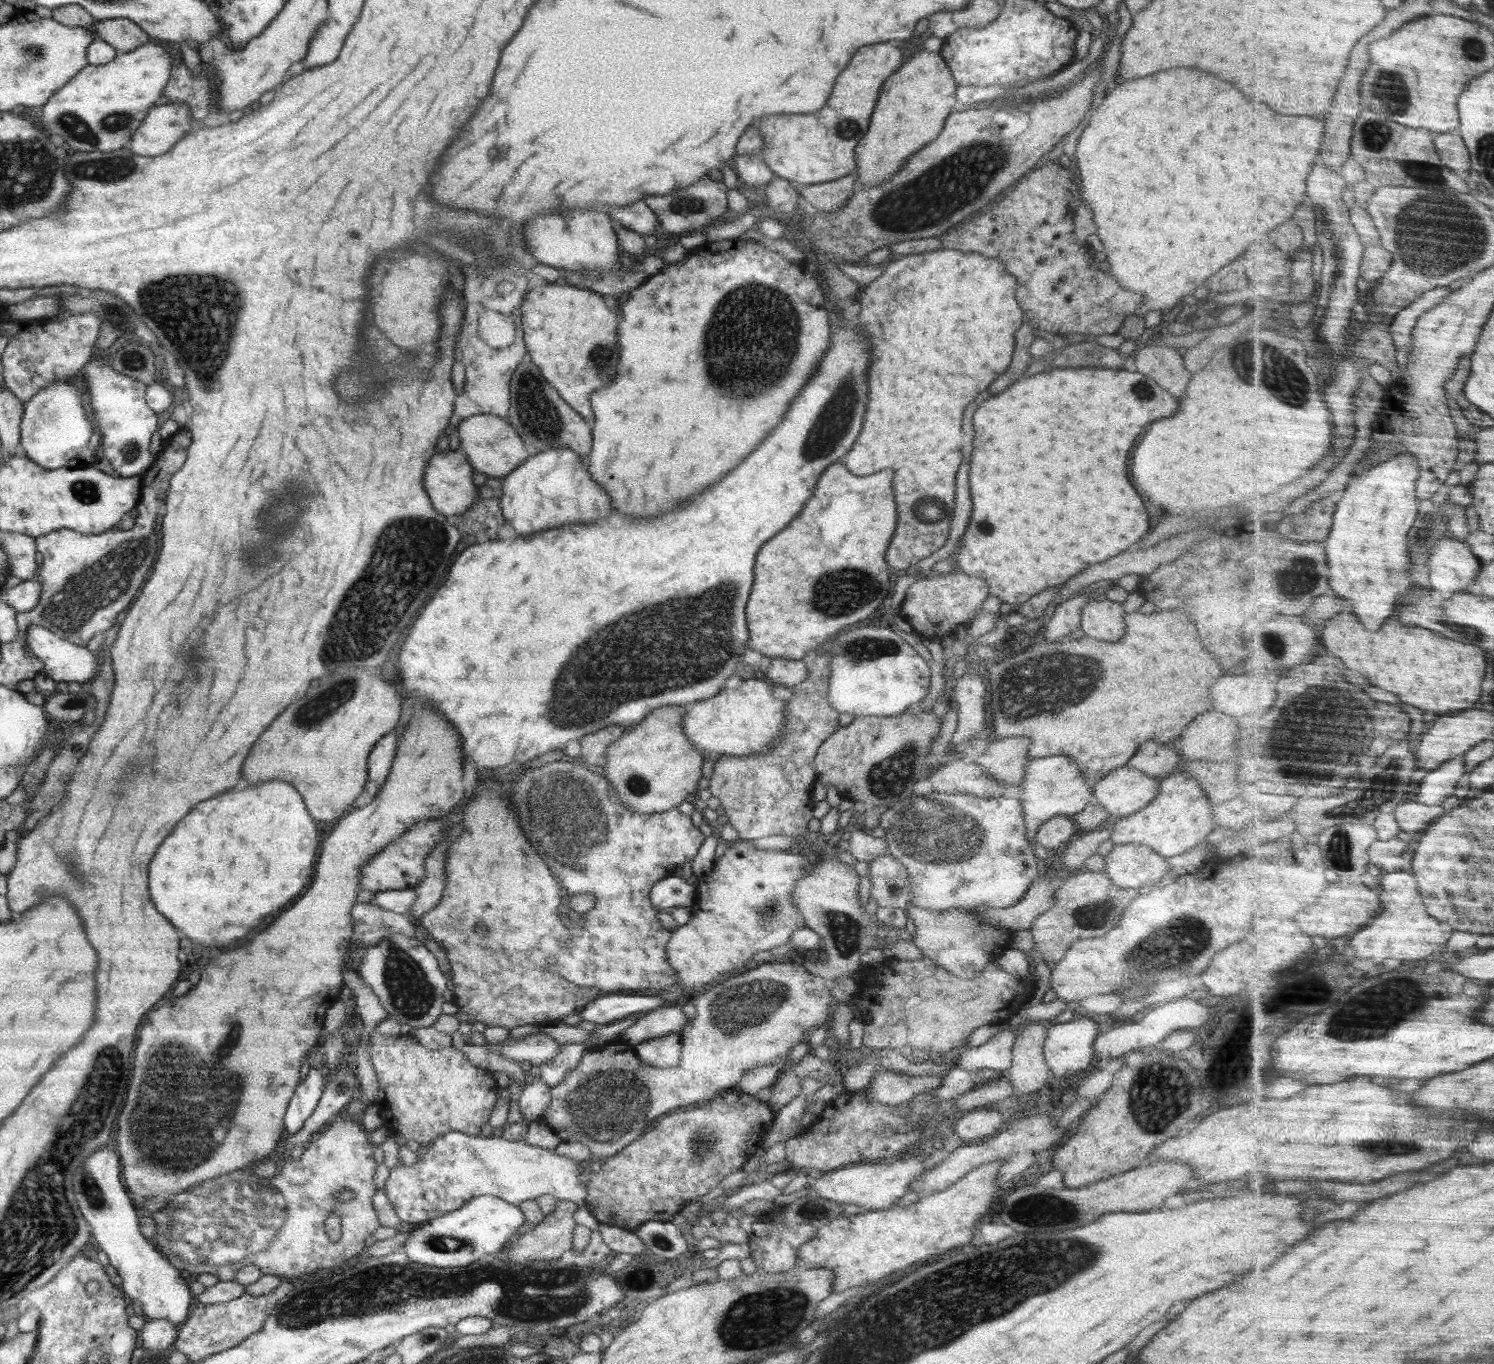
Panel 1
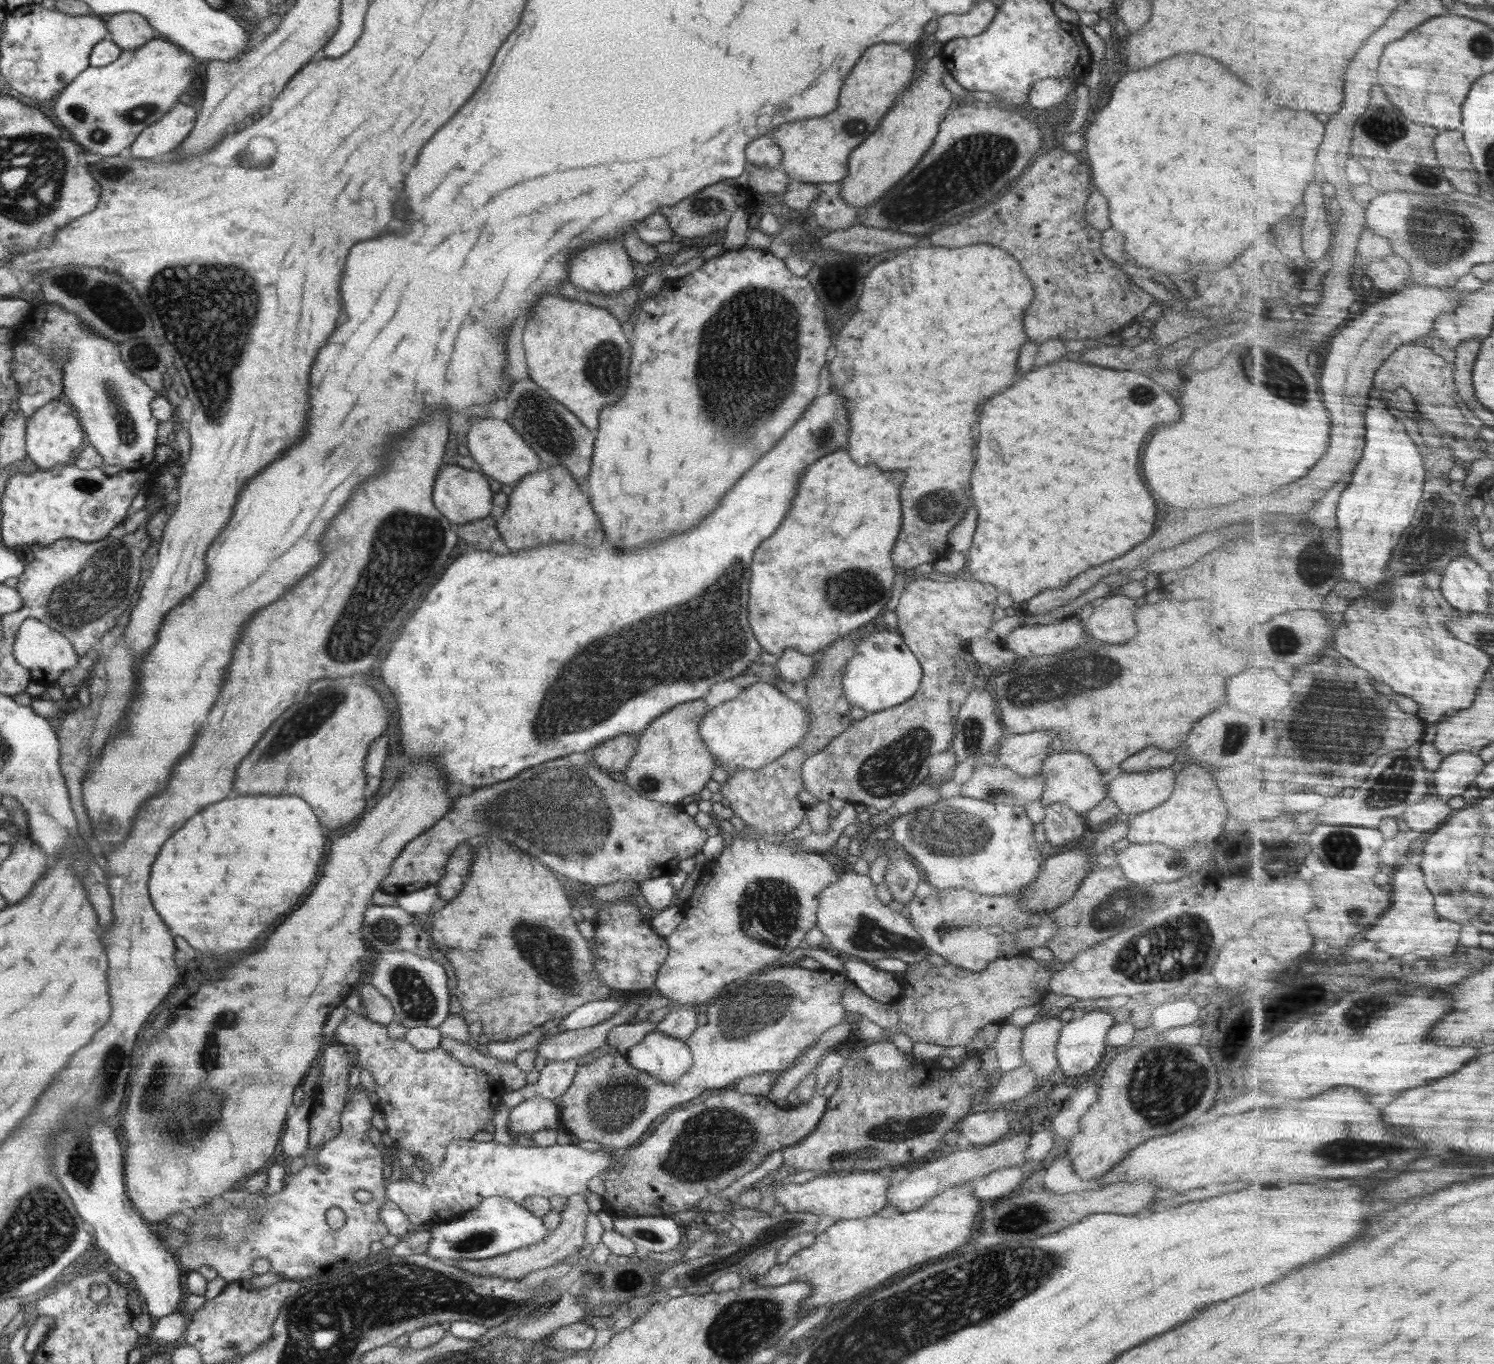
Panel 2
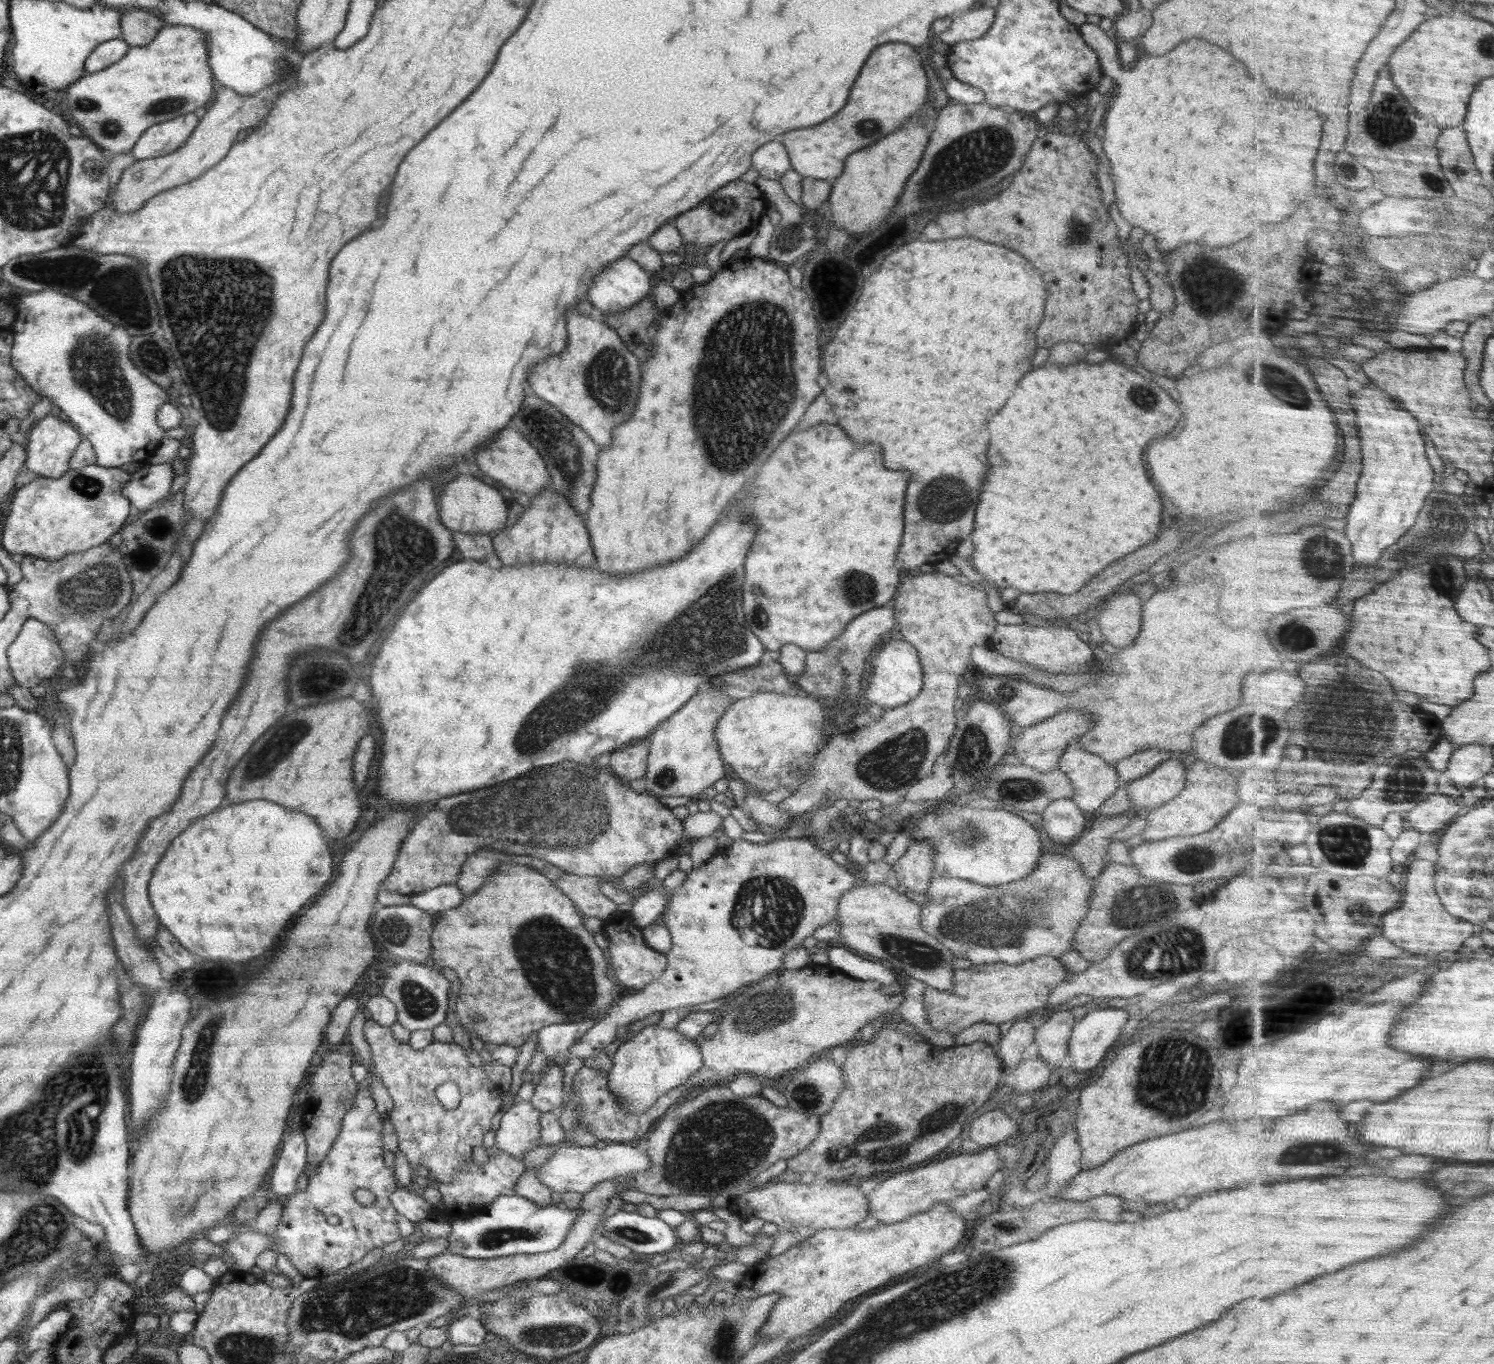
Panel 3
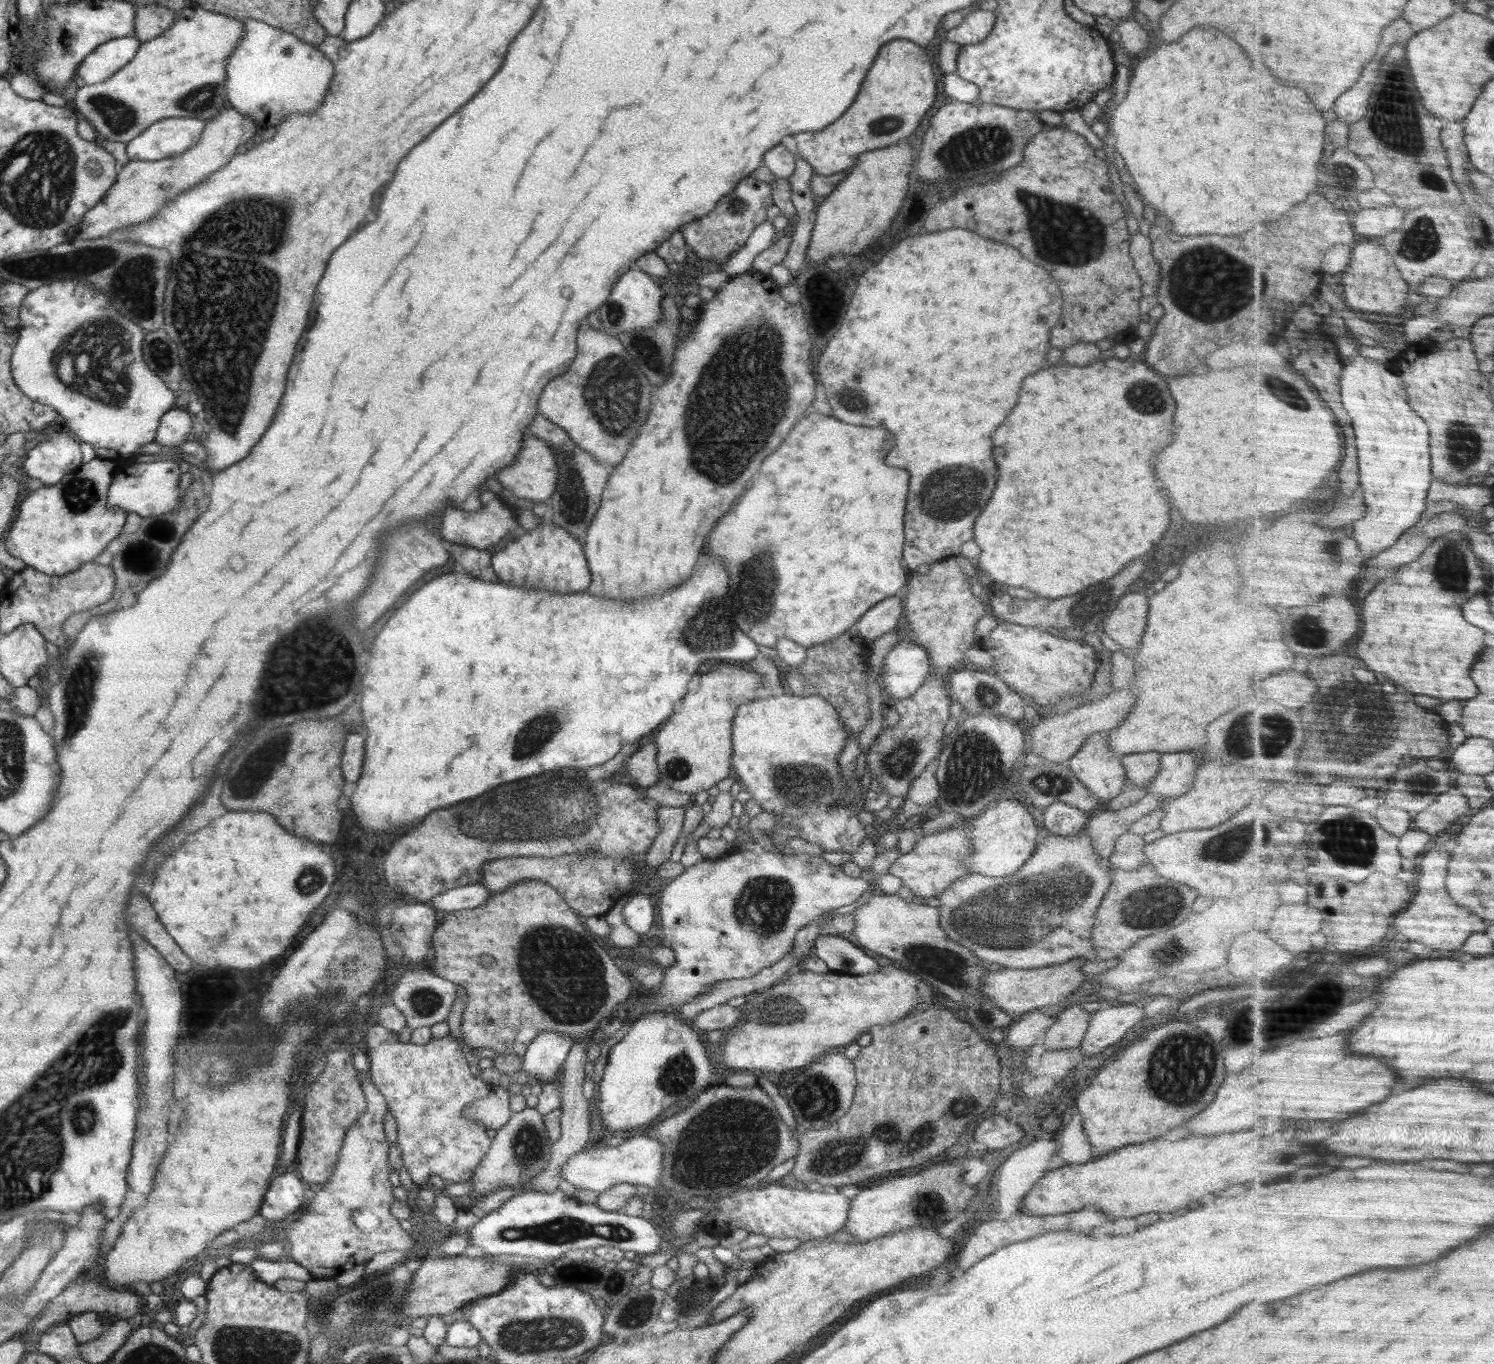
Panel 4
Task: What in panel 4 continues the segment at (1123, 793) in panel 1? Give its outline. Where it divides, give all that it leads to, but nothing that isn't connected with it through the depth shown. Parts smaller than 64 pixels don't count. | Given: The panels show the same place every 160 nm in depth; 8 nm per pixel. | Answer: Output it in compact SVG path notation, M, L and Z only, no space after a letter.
M1190 751L1161 753L1161 768L1145 790L1166 801L1186 793L1193 786L1199 765Z

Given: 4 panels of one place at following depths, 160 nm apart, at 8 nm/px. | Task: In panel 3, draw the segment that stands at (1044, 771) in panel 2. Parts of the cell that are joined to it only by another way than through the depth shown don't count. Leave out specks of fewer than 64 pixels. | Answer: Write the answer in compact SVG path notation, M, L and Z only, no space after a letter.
M1072 741L1060 757L1058 769L1064 773L1073 784L1074 794L1072 799L1083 812L1097 812L1119 787L1120 778L1118 776L1115 765L1109 765L1102 757L1092 754L1090 751L1084 750L1079 742Z

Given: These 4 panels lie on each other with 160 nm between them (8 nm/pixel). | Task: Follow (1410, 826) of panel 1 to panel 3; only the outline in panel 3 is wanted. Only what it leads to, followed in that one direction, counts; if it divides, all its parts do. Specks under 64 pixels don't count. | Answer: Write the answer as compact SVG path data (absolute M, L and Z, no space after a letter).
M1436 793L1422 801L1411 813L1408 819L1414 829L1424 832L1436 832L1436 830L1448 829L1460 817L1460 810L1466 806L1460 806L1462 802L1446 794Z

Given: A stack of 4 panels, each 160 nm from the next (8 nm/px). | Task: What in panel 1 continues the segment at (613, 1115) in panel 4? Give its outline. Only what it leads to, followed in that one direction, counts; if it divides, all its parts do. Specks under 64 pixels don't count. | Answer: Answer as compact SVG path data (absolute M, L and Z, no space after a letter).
M678 1033L661 1038L647 1039L631 1046L638 1058L650 1066L658 1068L678 1066L682 1047Z

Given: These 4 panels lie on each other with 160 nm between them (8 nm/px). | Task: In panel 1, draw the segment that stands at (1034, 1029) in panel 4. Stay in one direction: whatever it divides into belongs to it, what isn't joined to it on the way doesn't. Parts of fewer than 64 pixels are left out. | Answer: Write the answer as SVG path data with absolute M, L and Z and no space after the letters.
M1011 1028L998 1032L985 1044L962 1053L958 1057L958 1066L971 1073L990 1069L999 1075L1003 1074L1012 1066L1015 1035L1016 1030Z

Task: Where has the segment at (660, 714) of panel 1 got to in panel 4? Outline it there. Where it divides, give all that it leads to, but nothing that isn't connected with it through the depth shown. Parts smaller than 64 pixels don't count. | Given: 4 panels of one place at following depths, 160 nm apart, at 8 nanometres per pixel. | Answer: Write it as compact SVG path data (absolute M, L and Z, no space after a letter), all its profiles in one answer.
M716 663L713 666L720 666L720 668L710 668L708 673L700 676L698 690L685 694L685 697L680 700L680 705L664 721L664 726L656 735L656 762L661 776L659 783L691 796L716 786L720 780L730 776L733 753L731 732L735 712L741 704L757 698L756 689L760 688L762 683L760 674L756 674L756 671L741 669L732 663Z

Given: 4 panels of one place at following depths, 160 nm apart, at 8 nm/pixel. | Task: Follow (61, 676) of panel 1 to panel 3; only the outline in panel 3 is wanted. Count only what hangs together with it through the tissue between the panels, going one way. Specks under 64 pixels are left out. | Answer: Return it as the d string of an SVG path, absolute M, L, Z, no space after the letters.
M27 618L14 642L7 650L12 677L18 685L31 689L40 685L43 679L54 681L58 668L68 669L69 661L65 658L62 647L47 624L36 619Z

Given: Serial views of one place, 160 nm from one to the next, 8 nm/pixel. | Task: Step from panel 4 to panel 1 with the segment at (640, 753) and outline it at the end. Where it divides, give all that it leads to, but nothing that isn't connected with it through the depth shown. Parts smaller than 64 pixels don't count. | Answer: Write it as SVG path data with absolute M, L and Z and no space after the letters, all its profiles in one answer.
M610 725L582 737L580 760L596 766L605 766L608 747L611 742L618 740L625 731L626 728L623 726Z

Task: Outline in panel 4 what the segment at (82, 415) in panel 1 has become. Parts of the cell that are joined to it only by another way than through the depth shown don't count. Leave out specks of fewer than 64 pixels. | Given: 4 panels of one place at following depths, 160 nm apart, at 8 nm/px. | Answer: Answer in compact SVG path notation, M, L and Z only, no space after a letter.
M66 432L47 435L44 441L38 443L33 450L27 452L25 461L24 469L30 478L40 480L46 486L58 484L66 474L78 470L83 464L80 443L70 438Z

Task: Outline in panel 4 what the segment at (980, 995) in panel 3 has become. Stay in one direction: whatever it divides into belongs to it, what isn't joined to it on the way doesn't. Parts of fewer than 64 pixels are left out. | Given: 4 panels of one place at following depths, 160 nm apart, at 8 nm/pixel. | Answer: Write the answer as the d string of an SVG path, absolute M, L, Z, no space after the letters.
M1074 958L1068 962L1044 966L1037 969L1000 968L989 971L981 980L981 991L987 1001L992 1001L999 1009L1008 1013L1014 1021L1028 1011L1052 1006L1064 1002L1070 994L1079 993L1080 986L1088 978L1083 974L1081 966L1084 959Z

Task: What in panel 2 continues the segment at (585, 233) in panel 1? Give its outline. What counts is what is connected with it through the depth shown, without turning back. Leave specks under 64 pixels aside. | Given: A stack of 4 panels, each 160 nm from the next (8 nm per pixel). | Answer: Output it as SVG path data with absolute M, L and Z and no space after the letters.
M609 238L584 246L580 252L569 260L569 280L579 289L589 290L596 294L614 294L635 284L639 279L634 275L634 262L628 256L621 238Z

